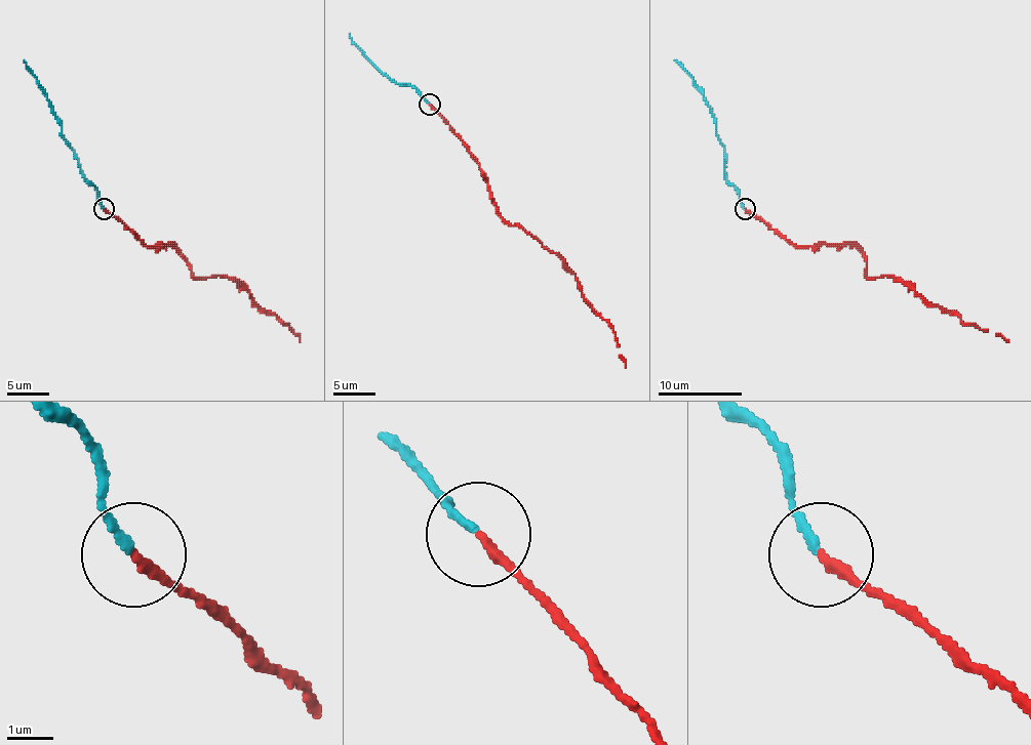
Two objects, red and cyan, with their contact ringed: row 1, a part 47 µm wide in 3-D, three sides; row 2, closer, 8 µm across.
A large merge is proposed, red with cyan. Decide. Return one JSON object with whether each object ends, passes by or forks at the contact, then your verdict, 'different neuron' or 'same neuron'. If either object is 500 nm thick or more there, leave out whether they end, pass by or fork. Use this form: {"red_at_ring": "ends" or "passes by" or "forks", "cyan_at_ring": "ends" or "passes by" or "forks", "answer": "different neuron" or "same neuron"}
{"red_at_ring": "ends", "cyan_at_ring": "ends", "answer": "same neuron"}

